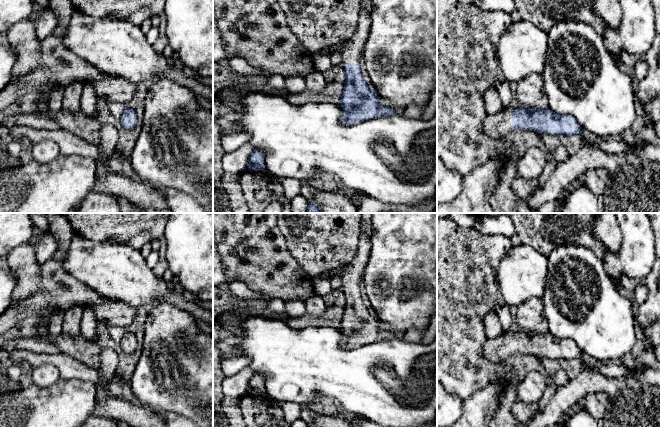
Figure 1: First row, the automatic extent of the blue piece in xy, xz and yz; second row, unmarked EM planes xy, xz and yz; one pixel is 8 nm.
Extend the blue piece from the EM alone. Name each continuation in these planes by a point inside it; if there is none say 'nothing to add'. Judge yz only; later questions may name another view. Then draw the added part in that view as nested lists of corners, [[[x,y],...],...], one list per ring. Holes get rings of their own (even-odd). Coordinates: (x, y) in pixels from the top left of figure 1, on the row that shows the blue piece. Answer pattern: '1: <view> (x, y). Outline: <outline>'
1: yz (496, 126). Outline: [[[502,109],[494,115],[486,115],[483,119],[483,132],[490,138],[501,139],[512,131],[512,110]]]

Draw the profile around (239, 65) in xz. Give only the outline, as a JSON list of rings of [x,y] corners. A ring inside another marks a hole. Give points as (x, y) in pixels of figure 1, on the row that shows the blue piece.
[[[234,57],[229,60],[229,68],[242,75],[262,75],[269,77],[270,72],[262,71],[251,66],[244,58]]]

